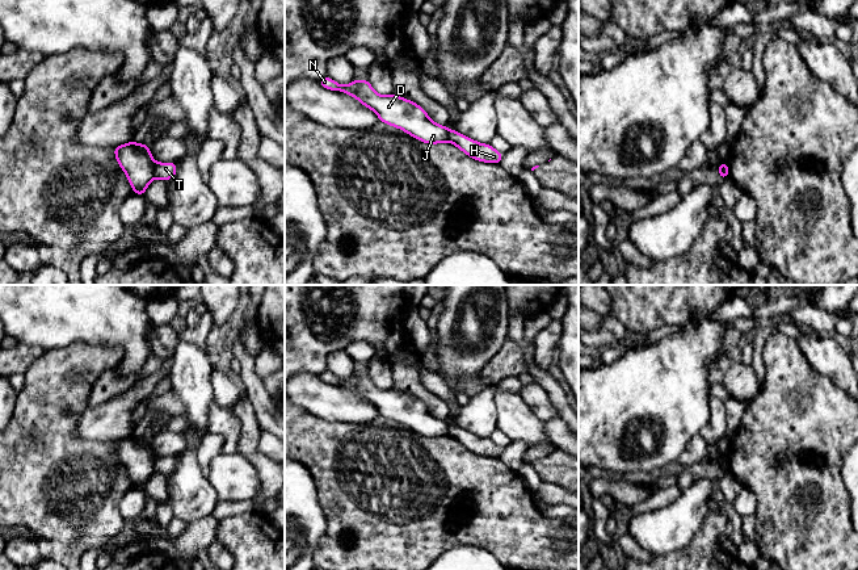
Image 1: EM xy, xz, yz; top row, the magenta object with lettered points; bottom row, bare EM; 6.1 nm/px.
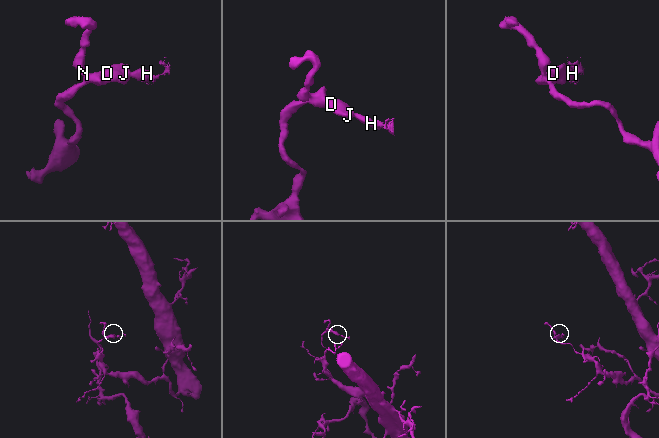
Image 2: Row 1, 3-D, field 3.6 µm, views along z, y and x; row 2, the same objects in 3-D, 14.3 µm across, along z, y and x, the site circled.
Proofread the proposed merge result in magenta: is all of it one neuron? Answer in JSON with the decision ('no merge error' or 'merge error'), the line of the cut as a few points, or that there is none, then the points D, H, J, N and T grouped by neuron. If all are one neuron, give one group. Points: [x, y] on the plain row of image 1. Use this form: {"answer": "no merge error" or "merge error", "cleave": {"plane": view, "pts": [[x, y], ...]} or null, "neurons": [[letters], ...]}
{"answer": "merge error", "cleave": {"plane": "xy", "pts": [[155, 457], [154, 470]]}, "neurons": [["D", "J", "N"], ["H", "T"]]}

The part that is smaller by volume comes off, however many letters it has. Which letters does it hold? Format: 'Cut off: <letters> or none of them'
Cut off: H, T

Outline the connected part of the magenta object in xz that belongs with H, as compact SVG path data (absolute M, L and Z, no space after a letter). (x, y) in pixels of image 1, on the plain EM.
M457 424L449 426L447 436L455 439L466 449L479 456L500 458L504 452L504 448L496 445L491 437L481 439Z

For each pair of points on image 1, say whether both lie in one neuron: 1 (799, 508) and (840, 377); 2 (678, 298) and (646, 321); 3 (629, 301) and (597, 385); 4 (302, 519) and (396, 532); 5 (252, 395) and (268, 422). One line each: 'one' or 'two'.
1: two
2: one
3: two
4: two
5: one

